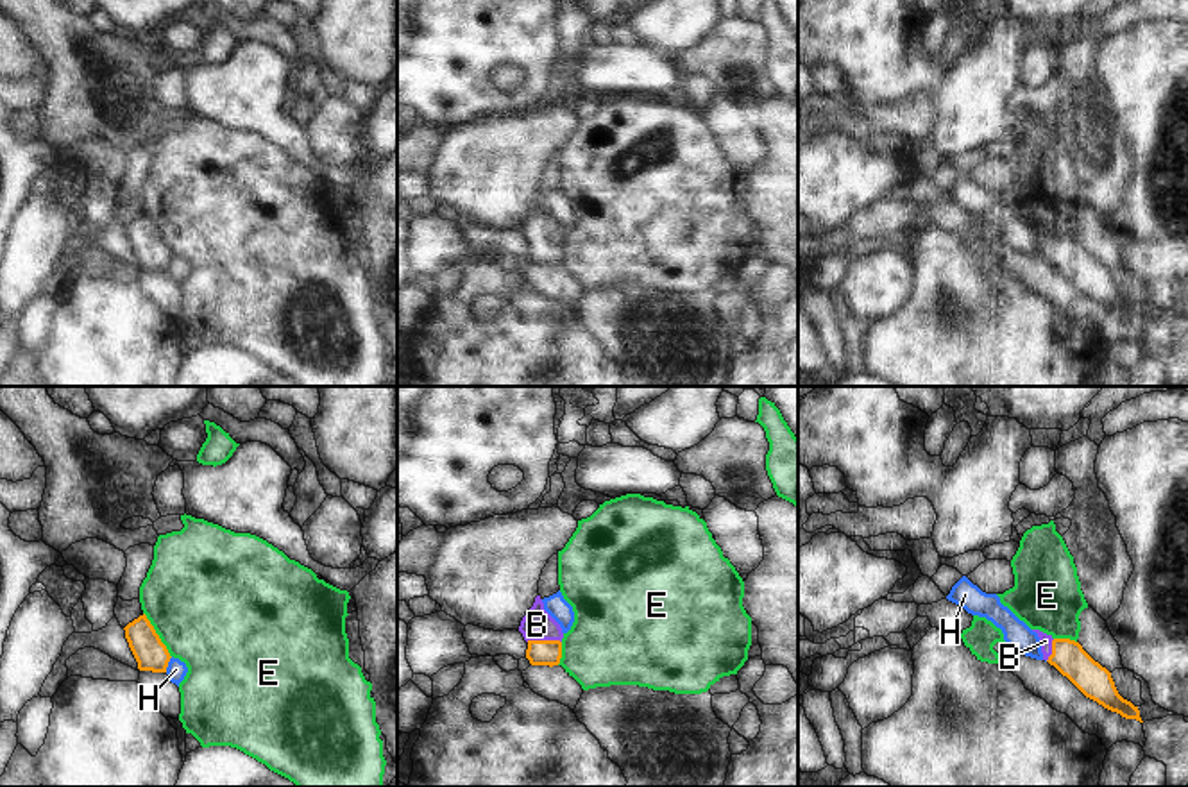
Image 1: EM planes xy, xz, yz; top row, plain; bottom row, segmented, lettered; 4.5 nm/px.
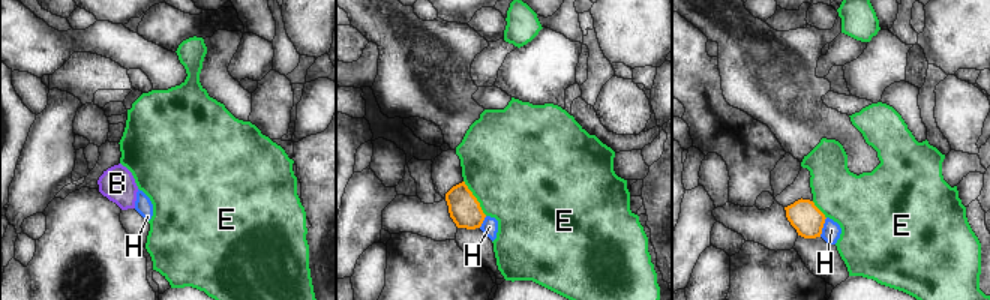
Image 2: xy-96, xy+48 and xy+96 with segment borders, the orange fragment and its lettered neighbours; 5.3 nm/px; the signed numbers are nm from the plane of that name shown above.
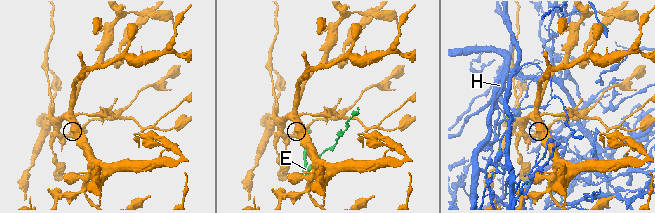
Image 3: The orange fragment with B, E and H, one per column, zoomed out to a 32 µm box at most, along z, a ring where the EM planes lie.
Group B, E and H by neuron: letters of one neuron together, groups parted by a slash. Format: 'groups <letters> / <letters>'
groups B / E / H

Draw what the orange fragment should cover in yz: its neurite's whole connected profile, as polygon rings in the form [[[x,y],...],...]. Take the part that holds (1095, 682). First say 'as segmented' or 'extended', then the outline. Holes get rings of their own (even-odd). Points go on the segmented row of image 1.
extended; [[[1040,630],[1032,631],[1040,637],[1043,660],[1066,676],[1086,698],[1125,719],[1143,723],[1138,707],[1118,694],[1111,673],[1095,662],[1079,642],[1054,639]]]

